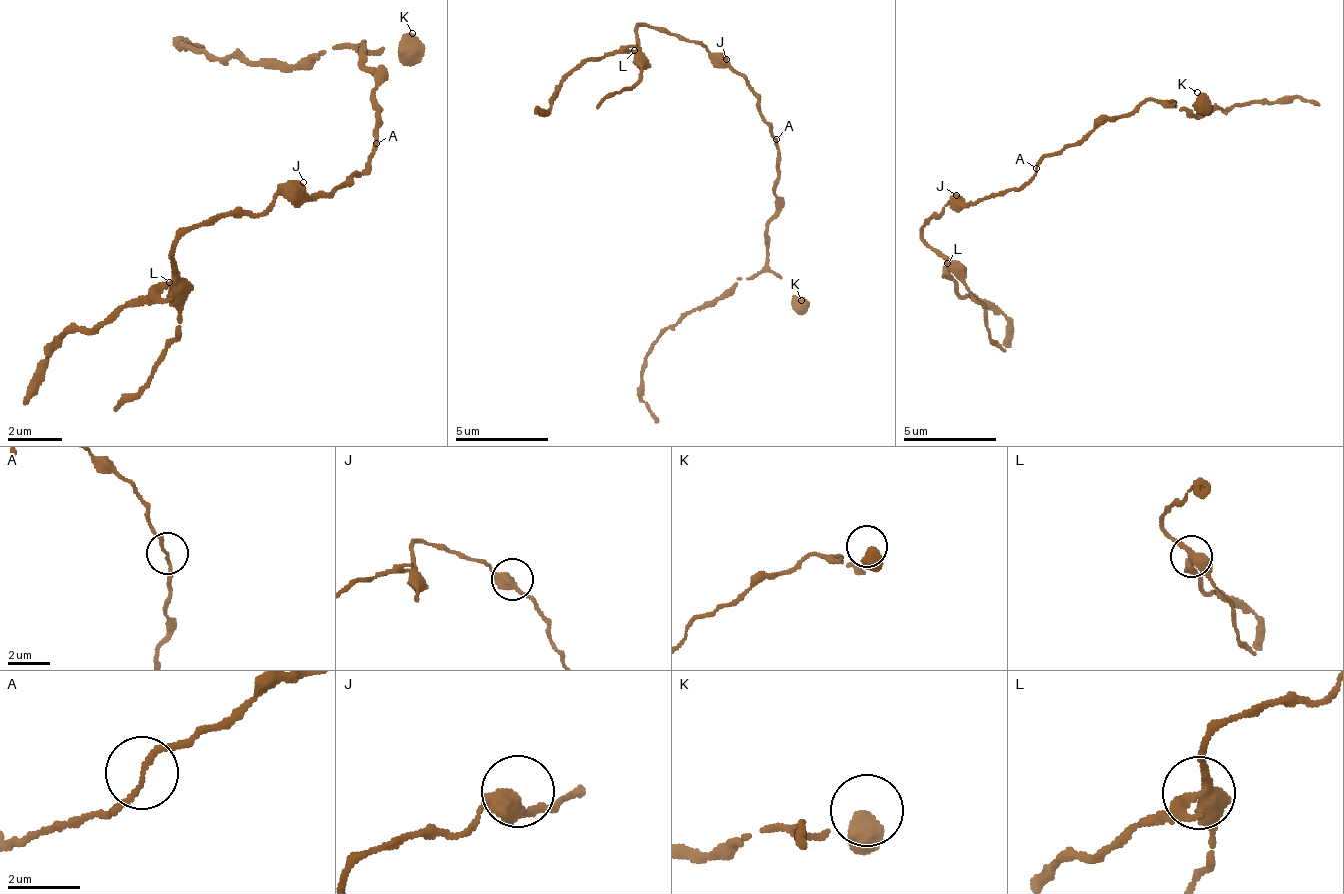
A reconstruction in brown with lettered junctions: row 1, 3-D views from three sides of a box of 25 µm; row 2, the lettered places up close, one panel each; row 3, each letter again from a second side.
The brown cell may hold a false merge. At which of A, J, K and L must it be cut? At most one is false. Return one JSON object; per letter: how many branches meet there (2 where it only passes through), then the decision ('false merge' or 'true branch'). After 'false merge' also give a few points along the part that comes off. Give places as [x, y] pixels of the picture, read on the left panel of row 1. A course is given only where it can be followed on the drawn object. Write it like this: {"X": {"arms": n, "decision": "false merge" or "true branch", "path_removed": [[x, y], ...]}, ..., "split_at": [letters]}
{"A": {"arms": 2, "decision": "true branch"}, "J": {"arms": 2, "decision": "true branch"}, "K": {"arms": 1, "decision": "true branch"}, "L": {"arms": 3, "decision": "false merge", "path_removed": [[168, 284], [107, 317], [79, 324], [39, 365], [25, 406]]}, "split_at": ["L"]}

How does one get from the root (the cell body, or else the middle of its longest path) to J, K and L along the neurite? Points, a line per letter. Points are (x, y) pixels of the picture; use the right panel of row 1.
J: (1030, 176), (1016, 190), (1007, 195), (988, 195), (974, 204), (965, 204), (956, 195)
K: (1030, 176), (1044, 157), (1081, 143), (1109, 120), (1132, 116), (1146, 102), (1170, 106), (1193, 102), (1197, 92)
L: (1030, 176), (1007, 195), (988, 195), (974, 204), (946, 204), (942, 213), (923, 227), (923, 241), (946, 264)

